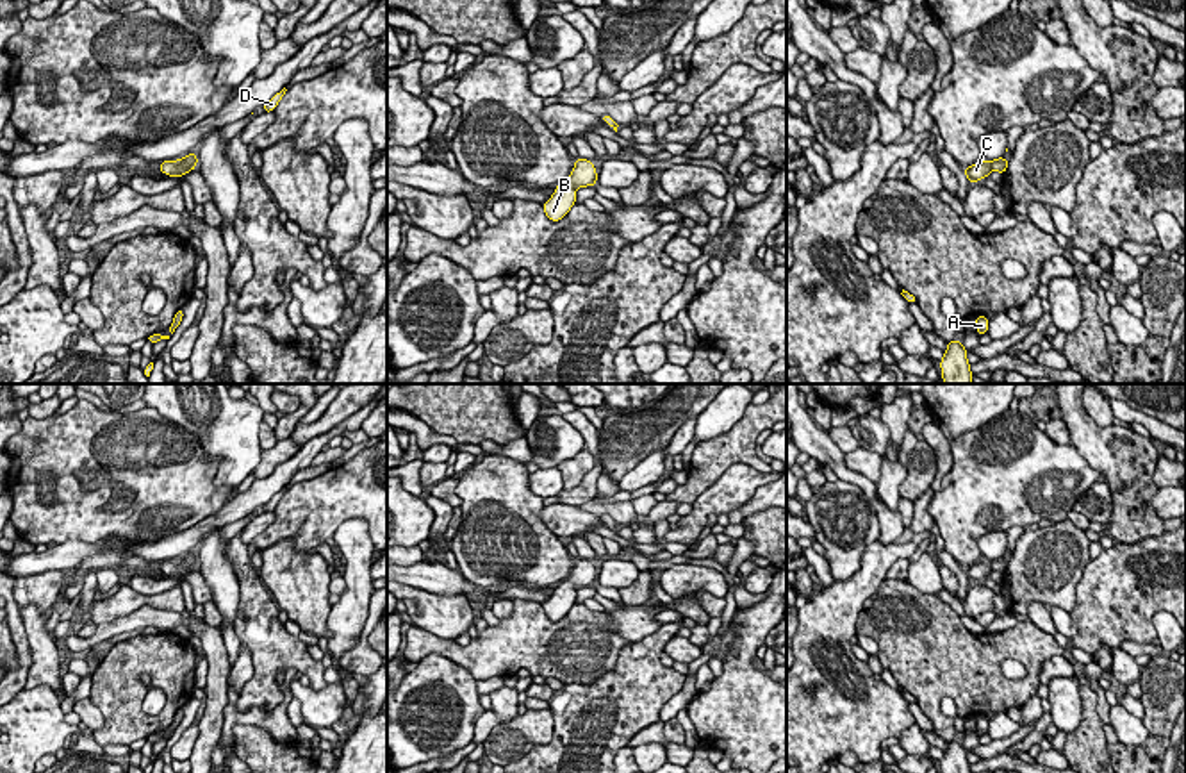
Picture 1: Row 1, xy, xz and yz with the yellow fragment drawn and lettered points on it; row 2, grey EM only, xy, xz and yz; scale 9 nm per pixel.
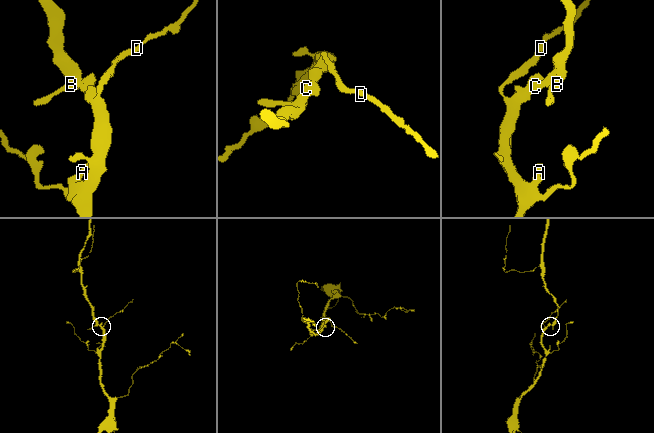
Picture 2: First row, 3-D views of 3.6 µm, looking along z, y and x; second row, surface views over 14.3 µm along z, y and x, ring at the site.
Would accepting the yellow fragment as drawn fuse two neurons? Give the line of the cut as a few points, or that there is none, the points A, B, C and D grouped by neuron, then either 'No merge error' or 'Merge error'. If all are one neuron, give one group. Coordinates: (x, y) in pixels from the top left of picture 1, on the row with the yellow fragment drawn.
No split. Groups: A B C D. No merge error

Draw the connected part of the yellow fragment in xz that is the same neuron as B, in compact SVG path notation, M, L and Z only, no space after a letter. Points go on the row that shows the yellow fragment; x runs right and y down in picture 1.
M576 159L567 180L560 182L548 202L542 204L551 221L560 221L576 204L576 189L596 186L597 173L592 161Z

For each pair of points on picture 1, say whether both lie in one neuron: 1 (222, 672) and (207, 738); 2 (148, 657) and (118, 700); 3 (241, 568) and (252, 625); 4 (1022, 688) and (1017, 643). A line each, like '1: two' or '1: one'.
1: one
2: one
3: one
4: one

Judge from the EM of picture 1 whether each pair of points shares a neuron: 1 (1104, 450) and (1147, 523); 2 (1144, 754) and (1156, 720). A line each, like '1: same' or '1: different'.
1: same
2: same

